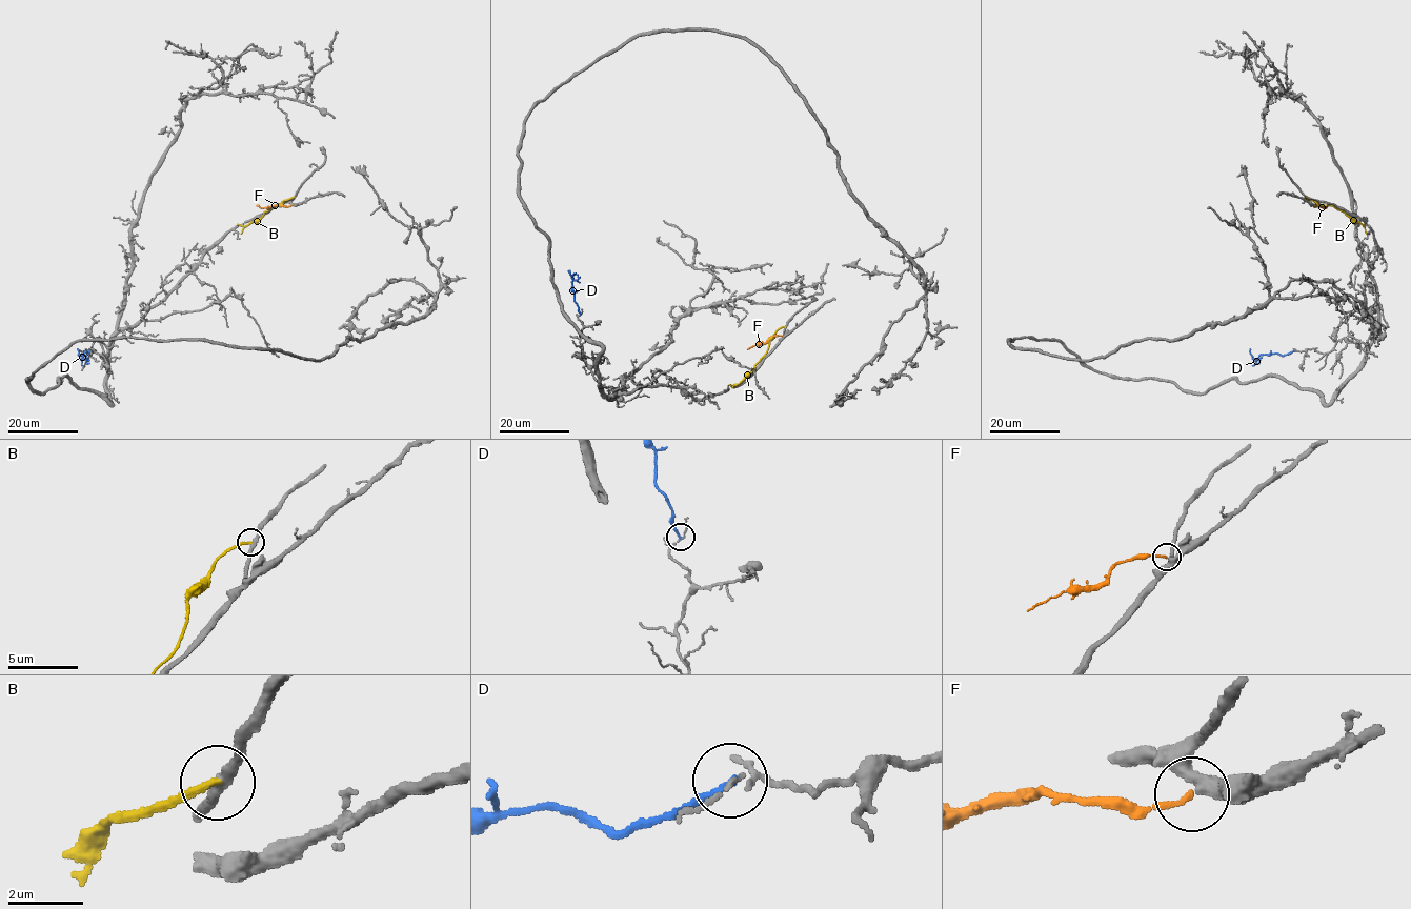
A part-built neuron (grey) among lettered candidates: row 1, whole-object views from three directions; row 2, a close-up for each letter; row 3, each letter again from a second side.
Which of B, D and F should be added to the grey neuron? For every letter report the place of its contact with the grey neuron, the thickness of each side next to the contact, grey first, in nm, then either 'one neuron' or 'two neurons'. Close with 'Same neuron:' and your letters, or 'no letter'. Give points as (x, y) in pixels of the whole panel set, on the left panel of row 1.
B: contact (294, 197); calibres 280 and 180 nm; two neurons
D: contact (89, 350); calibres 100 and 190 nm; two neurons
F: contact (291, 205); calibres 360 and 150 nm; one neuron
Same neuron: F

